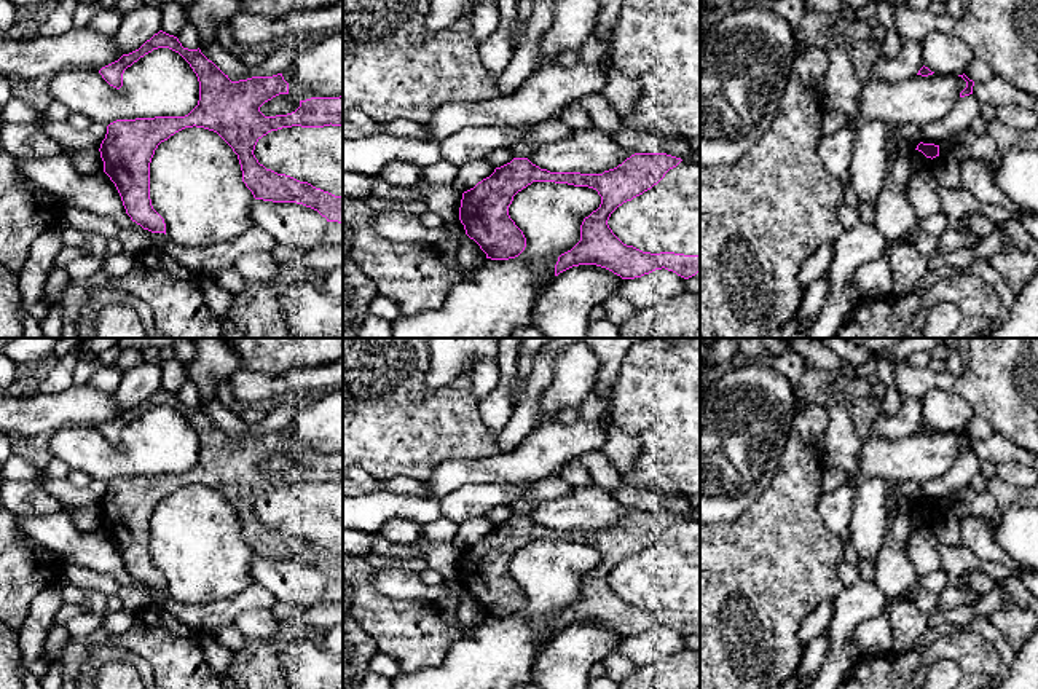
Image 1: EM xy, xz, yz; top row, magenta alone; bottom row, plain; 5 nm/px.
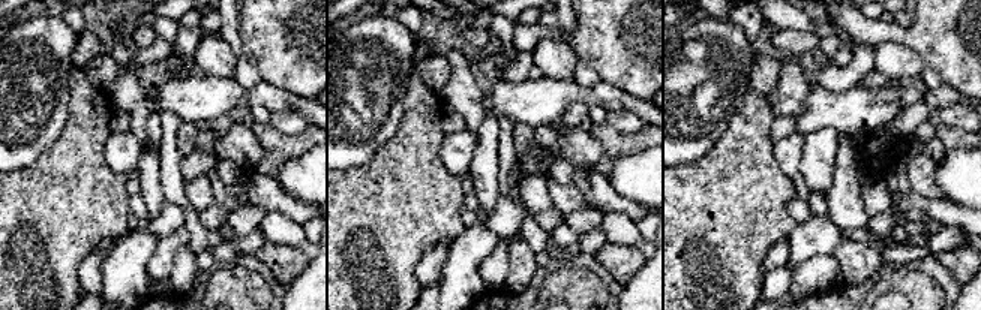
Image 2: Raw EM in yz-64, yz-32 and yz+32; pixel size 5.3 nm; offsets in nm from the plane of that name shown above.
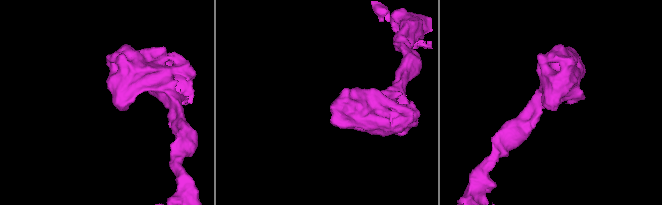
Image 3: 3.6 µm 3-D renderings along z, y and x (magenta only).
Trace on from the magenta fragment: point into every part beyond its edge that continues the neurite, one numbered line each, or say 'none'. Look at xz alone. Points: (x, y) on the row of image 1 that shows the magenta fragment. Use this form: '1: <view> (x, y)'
none

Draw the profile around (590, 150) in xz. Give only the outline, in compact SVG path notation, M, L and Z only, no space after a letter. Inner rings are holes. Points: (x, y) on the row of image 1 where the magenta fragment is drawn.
M598 128L577 129L569 137L542 144L526 156L533 164L550 172L603 174L635 155Z

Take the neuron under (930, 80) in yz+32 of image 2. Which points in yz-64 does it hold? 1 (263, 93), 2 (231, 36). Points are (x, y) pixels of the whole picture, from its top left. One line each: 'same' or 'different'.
1: different
2: same

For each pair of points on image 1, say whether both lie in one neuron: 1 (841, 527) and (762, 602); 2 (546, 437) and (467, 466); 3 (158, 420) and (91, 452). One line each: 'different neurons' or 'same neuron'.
1: different neurons
2: same neuron
3: same neuron

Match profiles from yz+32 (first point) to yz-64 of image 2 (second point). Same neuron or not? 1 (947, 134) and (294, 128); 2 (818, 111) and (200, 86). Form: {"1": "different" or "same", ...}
{"1": "different", "2": "same"}

